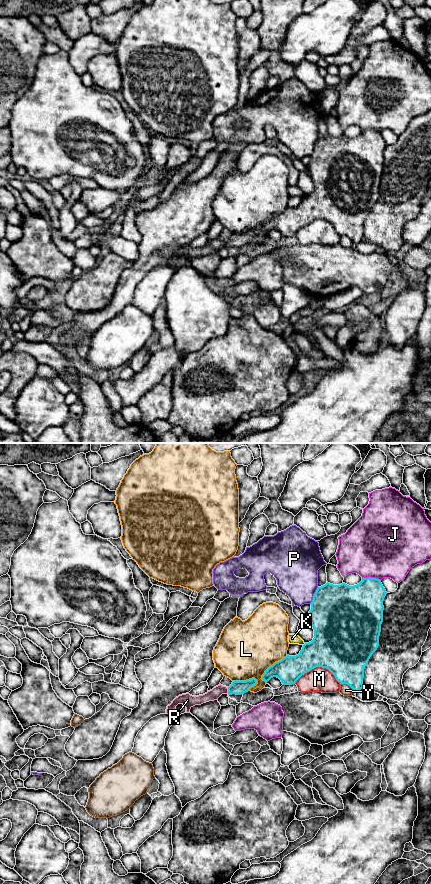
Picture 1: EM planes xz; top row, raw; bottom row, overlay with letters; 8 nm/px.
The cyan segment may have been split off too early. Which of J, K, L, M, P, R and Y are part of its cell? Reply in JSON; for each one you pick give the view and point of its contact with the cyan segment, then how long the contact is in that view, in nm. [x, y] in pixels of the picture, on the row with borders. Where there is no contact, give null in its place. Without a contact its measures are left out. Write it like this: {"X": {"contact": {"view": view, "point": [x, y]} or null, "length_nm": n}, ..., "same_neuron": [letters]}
{"R": {"contact": {"view": "xz", "point": [228, 690]}, "length_nm": 60}, "same_neuron": ["R"]}

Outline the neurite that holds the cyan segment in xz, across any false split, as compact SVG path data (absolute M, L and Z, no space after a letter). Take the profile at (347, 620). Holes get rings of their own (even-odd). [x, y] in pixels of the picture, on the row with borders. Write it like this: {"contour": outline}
{"contour": "M371 577L363 578L354 586L327 582L318 587L307 614L314 629L313 640L305 643L298 655L287 655L275 662L261 679L267 683L271 678L277 677L283 685L292 685L305 673L322 667L328 669L340 684L349 685L357 693L363 688L365 666L379 646L386 594L381 580Z"}

